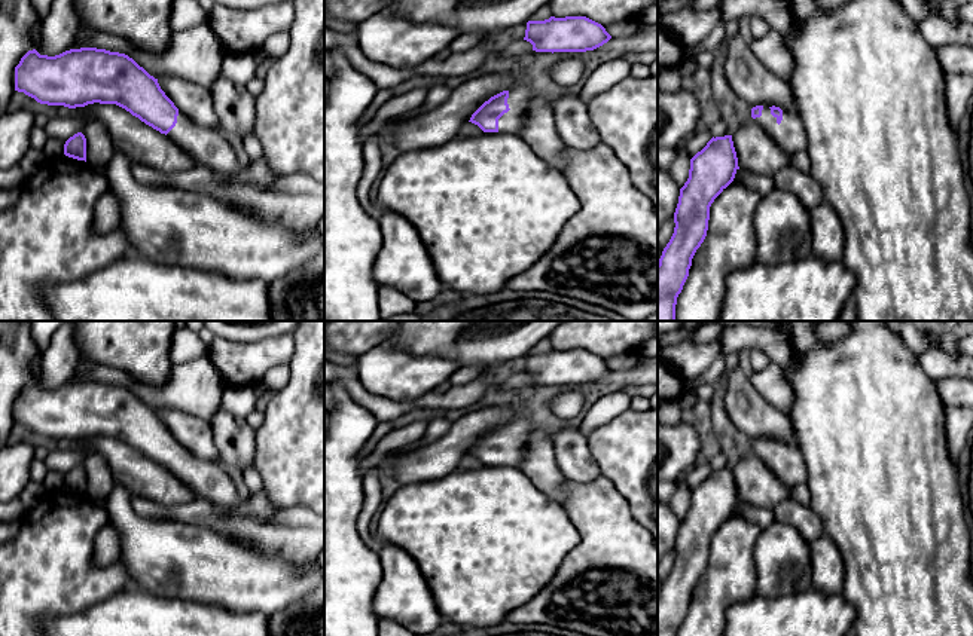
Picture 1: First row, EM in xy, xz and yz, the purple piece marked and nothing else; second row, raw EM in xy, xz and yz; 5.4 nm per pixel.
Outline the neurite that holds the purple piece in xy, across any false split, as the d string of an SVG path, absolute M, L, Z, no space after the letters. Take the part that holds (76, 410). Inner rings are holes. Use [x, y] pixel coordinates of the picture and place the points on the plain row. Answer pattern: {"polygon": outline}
{"polygon": "M80 380L48 389L28 383L15 400L15 424L68 441L116 437L165 467L196 498L225 508L245 501L219 461L207 421L174 409L155 412L125 386Z"}

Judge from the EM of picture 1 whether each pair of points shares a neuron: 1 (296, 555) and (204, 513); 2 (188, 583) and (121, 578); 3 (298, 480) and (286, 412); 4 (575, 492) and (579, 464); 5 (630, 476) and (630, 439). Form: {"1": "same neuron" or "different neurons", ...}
{"1": "same neuron", "2": "different neurons", "3": "same neuron", "4": "different neurons", "5": "same neuron"}

